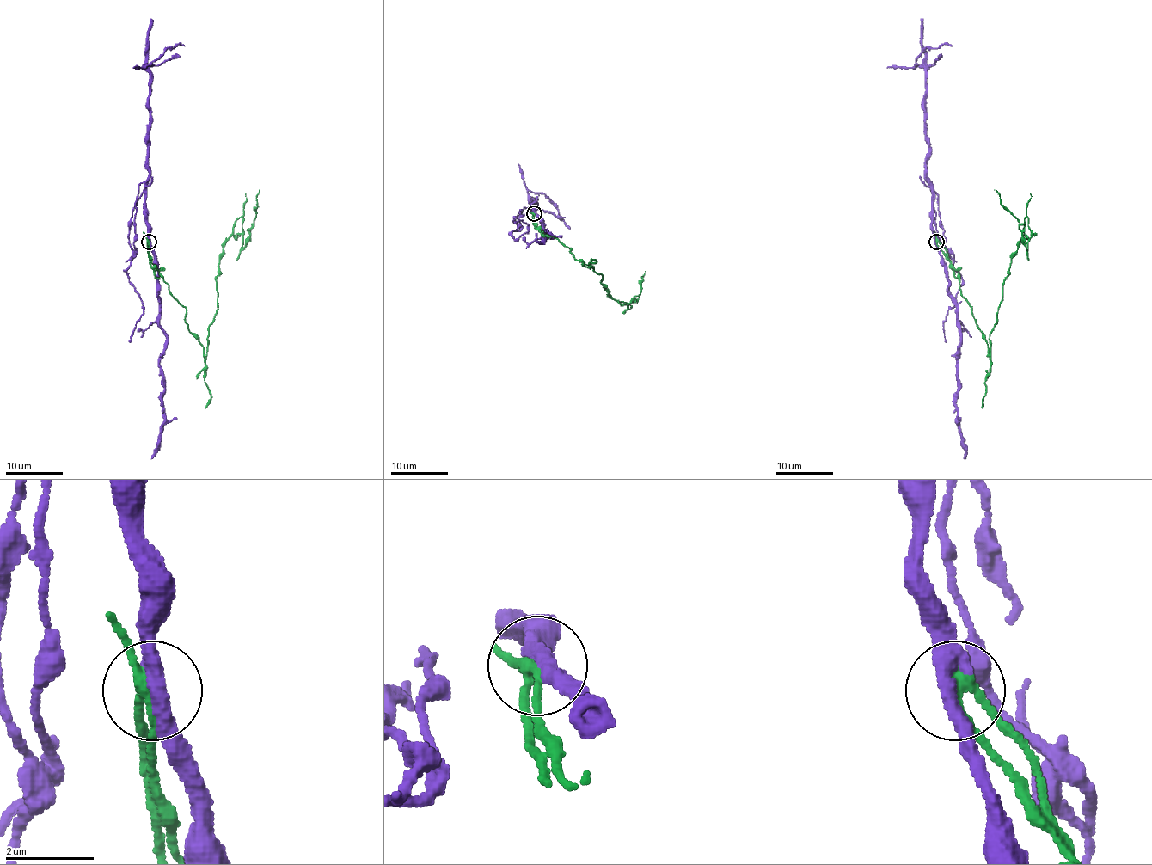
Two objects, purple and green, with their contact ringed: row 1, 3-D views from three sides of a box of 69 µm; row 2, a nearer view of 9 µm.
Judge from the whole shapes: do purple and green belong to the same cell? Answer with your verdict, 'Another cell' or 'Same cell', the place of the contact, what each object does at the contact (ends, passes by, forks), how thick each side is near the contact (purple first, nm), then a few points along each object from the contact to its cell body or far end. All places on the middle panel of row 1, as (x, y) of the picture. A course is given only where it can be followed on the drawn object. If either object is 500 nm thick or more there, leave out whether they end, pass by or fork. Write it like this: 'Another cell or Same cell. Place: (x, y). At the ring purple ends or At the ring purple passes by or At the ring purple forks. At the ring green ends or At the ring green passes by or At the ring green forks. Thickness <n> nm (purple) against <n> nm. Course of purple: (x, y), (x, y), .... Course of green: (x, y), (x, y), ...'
Another cell. Place: (534, 213). At the ring purple passes by. At the ring green forks. Thickness 360 nm (purple) against 200 nm. Course of purple: (534, 213), (530, 209), (535, 203), (530, 199), (530, 193), (542, 193), (554, 205), (569, 229). Course of green: (534, 213), (536, 227), (592, 266), (602, 276), (608, 294), (628, 309), (638, 296), (645, 272)

